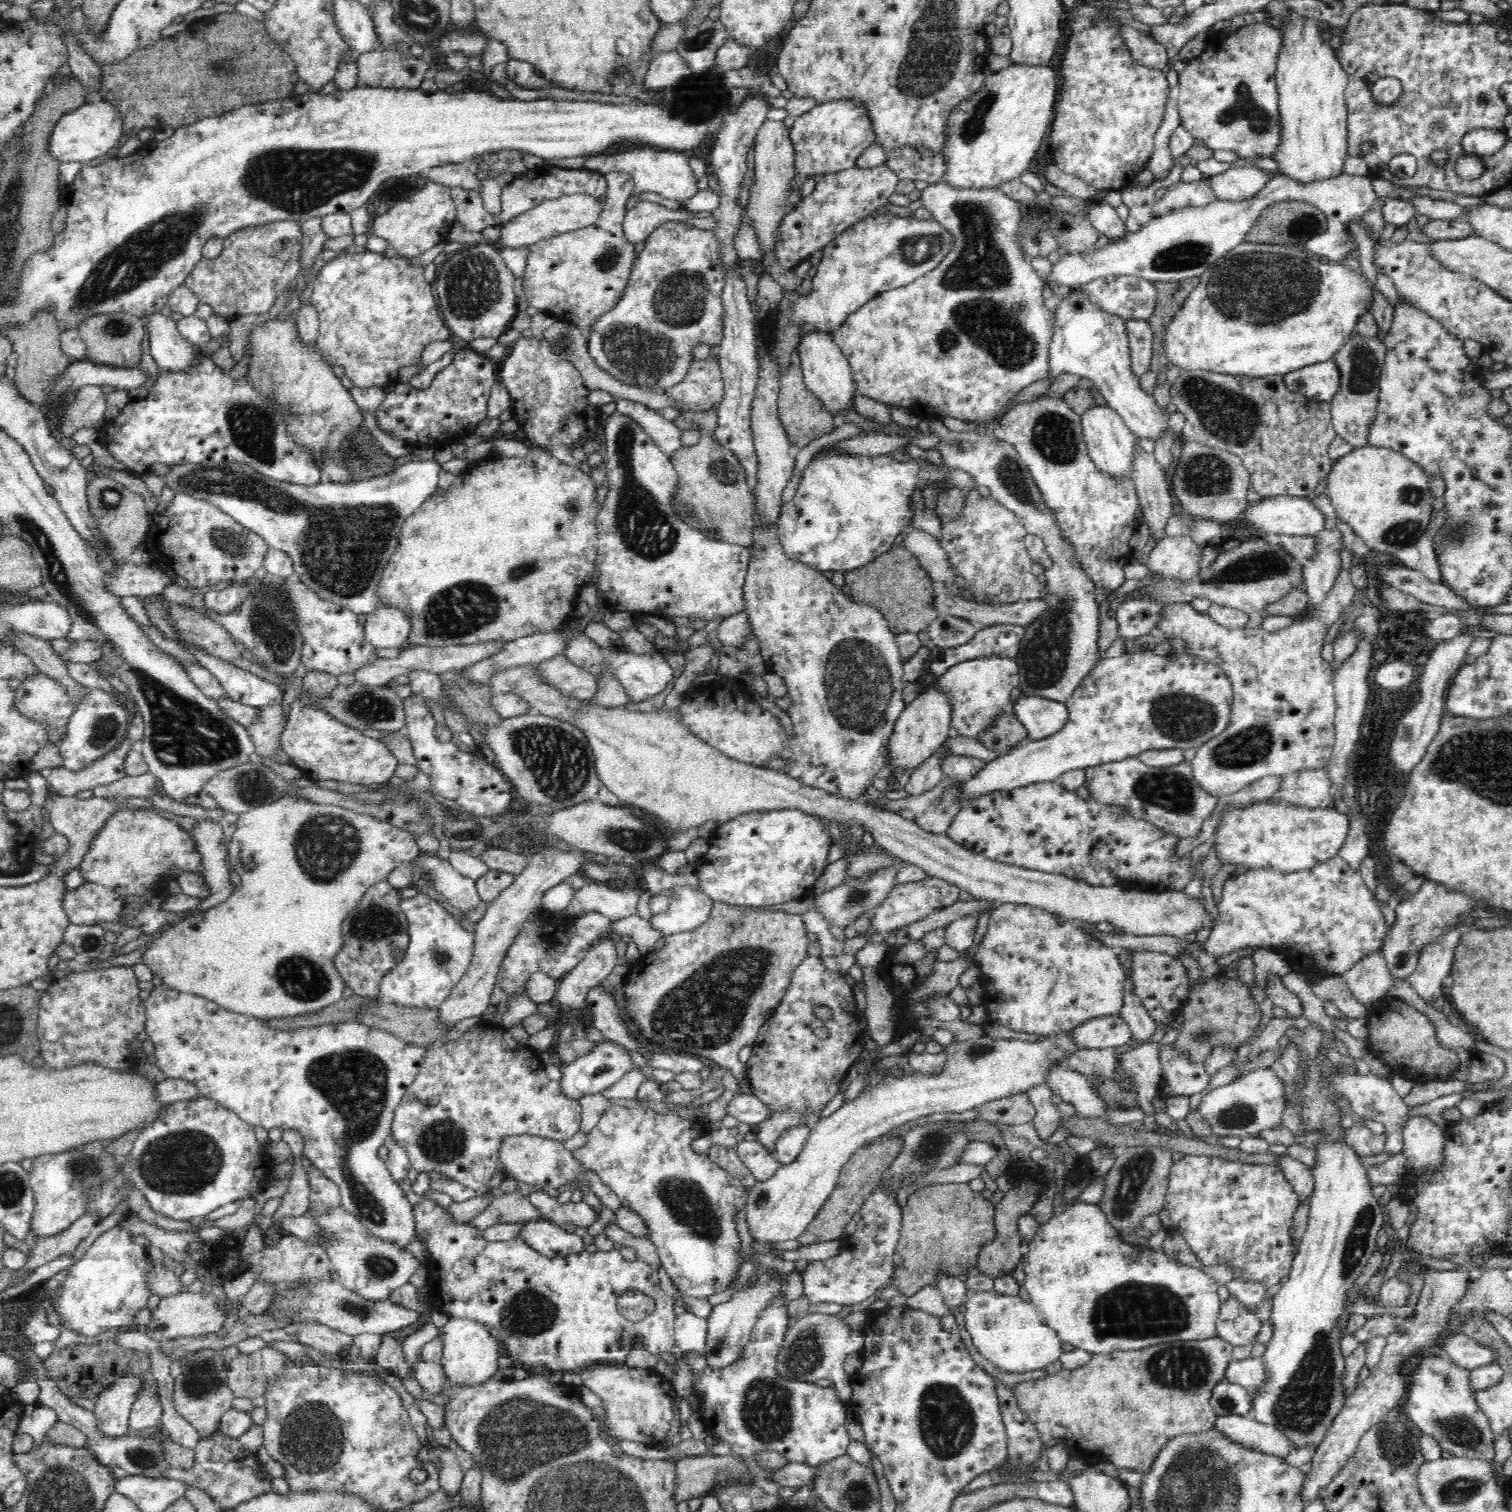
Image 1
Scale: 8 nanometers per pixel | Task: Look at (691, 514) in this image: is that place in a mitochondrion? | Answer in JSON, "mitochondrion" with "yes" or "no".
{"mitochondrion":"yes"}

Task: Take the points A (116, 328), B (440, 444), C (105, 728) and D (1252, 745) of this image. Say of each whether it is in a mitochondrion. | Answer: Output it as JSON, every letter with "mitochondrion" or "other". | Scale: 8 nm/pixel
{"A":"mitochondrion","B":"other","C":"mitochondrion","D":"mitochondrion"}

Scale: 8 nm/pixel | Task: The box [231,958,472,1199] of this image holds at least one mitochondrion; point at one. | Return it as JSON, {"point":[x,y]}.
{"point":[443,1141]}

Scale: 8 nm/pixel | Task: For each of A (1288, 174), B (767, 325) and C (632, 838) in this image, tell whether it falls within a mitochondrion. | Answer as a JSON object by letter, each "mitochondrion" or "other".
{"A":"other","B":"other","C":"mitochondrion"}

